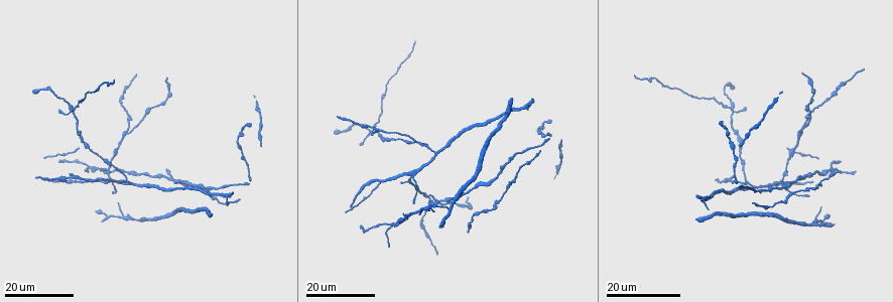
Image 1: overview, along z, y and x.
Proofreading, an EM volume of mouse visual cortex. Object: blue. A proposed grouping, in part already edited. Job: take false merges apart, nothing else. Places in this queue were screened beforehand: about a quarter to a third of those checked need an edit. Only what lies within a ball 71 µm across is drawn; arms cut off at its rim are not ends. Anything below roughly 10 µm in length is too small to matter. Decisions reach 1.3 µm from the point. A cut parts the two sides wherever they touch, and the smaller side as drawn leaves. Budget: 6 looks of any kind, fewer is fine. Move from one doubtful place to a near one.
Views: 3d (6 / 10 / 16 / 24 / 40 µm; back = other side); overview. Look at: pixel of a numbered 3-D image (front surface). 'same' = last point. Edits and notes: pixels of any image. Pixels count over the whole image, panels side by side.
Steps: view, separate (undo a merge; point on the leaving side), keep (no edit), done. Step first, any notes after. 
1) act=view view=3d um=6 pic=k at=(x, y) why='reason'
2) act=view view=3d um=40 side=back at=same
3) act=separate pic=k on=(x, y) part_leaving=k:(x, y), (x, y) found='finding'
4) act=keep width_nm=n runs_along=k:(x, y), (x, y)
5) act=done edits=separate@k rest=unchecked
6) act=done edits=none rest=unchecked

act=view view=3d um=16 pic=1 at=(126, 133)

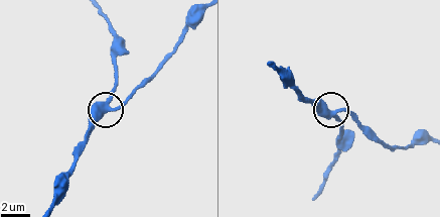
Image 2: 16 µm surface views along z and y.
act=view view=3d um=6 pic=2 at=(107, 107)

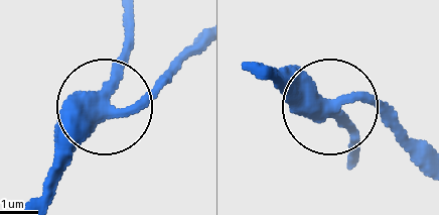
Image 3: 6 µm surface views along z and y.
act=keep side_arm_um=26 runs_along=3:(36, 196), (91, 118), (139, 105), (174, 74) found='all the same neuron'

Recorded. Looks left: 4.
act=view view=3d um=16 pic=1 at=(780, 182) why='a fork'

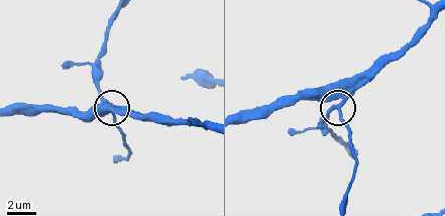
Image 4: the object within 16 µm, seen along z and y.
act=view view=3d um=10 pic=4 at=(334, 107) why='zoom in'

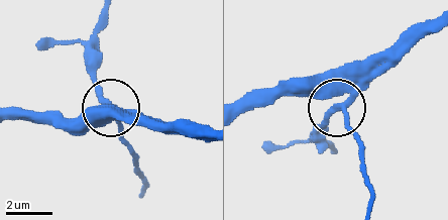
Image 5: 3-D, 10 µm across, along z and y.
act=keep width_nm=380 runs_along=5:(143, 184), (134, 149), (88, 71) found='one neuron here'

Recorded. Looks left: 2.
act=view view=3d um=16 pic=1 at=(730, 106) why='four arms meet'

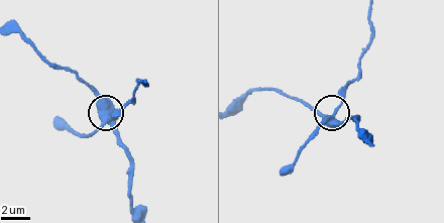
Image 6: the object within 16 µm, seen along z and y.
act=view view=3d um=10 pic=6 at=(332, 115)

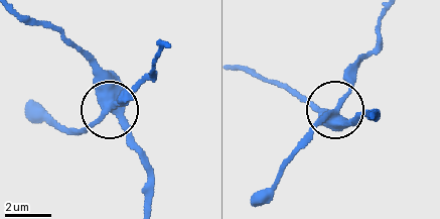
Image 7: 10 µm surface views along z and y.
act=separate pic=7 on=(87, 128) side_arm_um=16 part_leaving=7:(333, 109), (350, 71), (376, 41), (383, 13) found='two neurons meet here'

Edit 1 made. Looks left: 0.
act=done edits=separate@7 rest=unchecked

